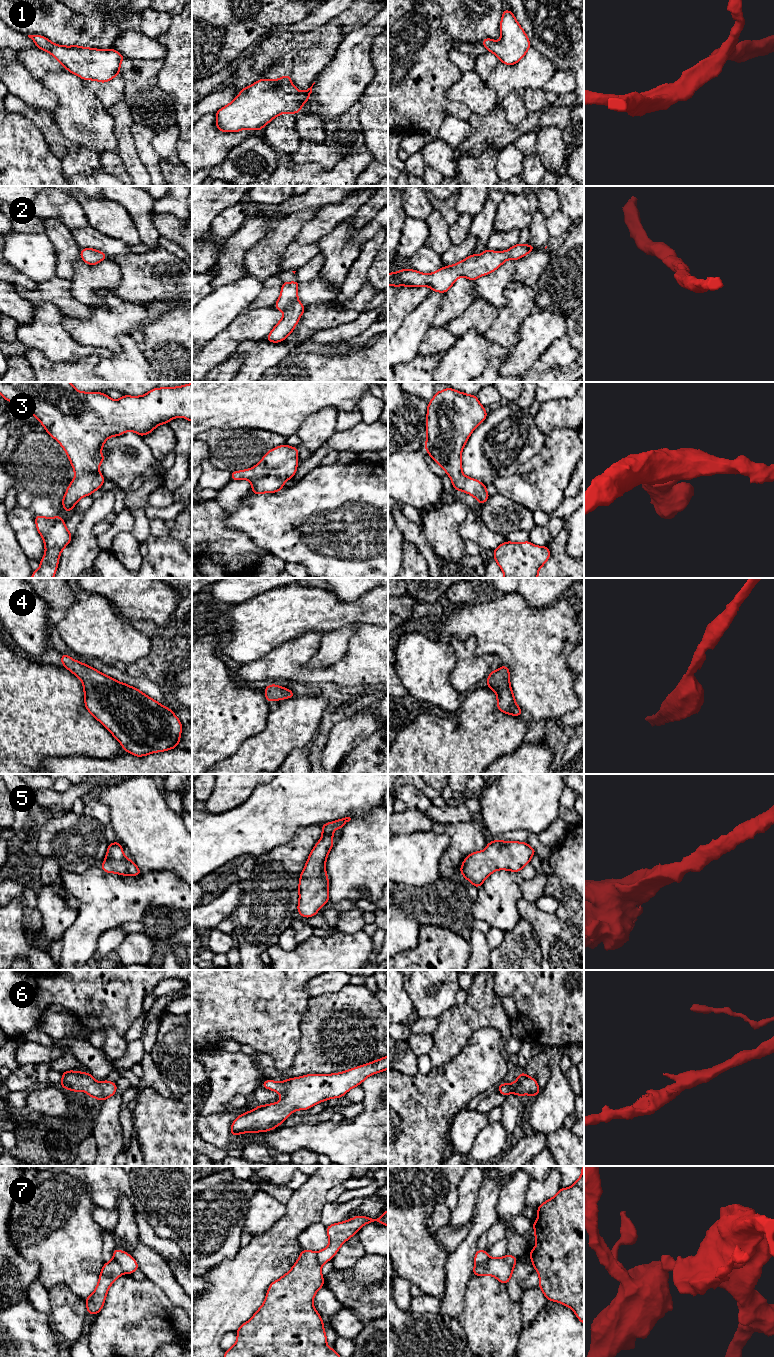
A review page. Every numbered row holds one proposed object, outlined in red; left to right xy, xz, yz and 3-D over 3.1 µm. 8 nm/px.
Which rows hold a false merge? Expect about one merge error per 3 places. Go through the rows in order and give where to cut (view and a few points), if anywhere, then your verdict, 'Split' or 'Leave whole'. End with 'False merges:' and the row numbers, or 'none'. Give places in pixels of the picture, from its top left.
1: No split. Leave whole
2: No split. Leave whole
3: No split. Leave whole
4: No split. Leave whole
5: No split. Leave whole
6: No split. Leave whole
7: Split along xy (113, 1258), (124, 1272). Split
False merges: 7

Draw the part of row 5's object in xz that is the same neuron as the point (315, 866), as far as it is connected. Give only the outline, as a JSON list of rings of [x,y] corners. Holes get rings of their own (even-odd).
[[[350,817],[328,822],[321,826],[322,837],[312,849],[304,870],[299,873],[299,902],[298,913],[309,918],[316,915],[319,909],[328,903],[329,880],[325,870],[327,856],[333,848],[333,832],[342,829],[351,820]]]

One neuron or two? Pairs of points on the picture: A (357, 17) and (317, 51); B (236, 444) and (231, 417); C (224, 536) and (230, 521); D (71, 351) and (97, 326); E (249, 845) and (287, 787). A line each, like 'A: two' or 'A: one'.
A: one
B: two
C: two
D: two
E: one

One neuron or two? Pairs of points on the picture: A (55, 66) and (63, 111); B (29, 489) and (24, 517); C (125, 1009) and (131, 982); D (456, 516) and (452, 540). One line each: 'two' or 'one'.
A: two
B: two
C: one
D: one

